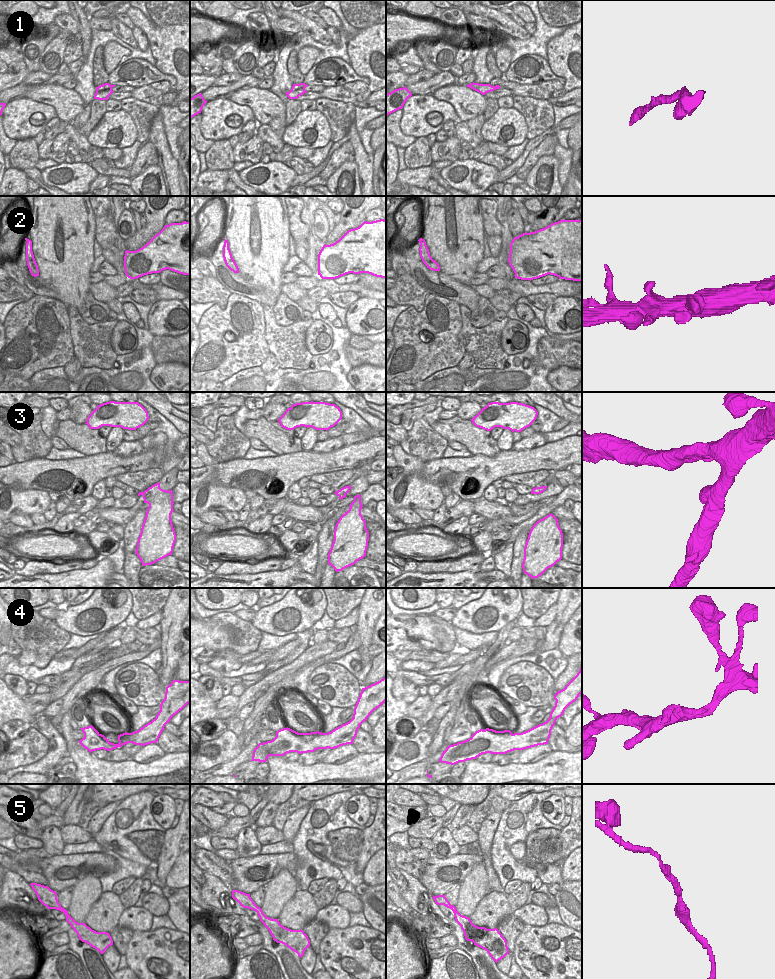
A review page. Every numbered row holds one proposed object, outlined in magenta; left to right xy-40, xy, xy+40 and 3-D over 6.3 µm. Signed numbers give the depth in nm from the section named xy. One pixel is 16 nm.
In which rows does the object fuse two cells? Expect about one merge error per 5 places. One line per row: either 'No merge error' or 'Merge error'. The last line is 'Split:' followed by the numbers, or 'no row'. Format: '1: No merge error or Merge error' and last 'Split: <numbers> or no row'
1: No merge error
2: No merge error
3: No merge error
4: No merge error
5: No merge error
Split: no row.

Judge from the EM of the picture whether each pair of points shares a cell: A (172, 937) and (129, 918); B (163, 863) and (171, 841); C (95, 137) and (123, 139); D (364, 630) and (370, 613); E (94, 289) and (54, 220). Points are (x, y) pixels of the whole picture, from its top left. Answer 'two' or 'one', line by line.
A: two
B: one
C: one
D: one
E: two

